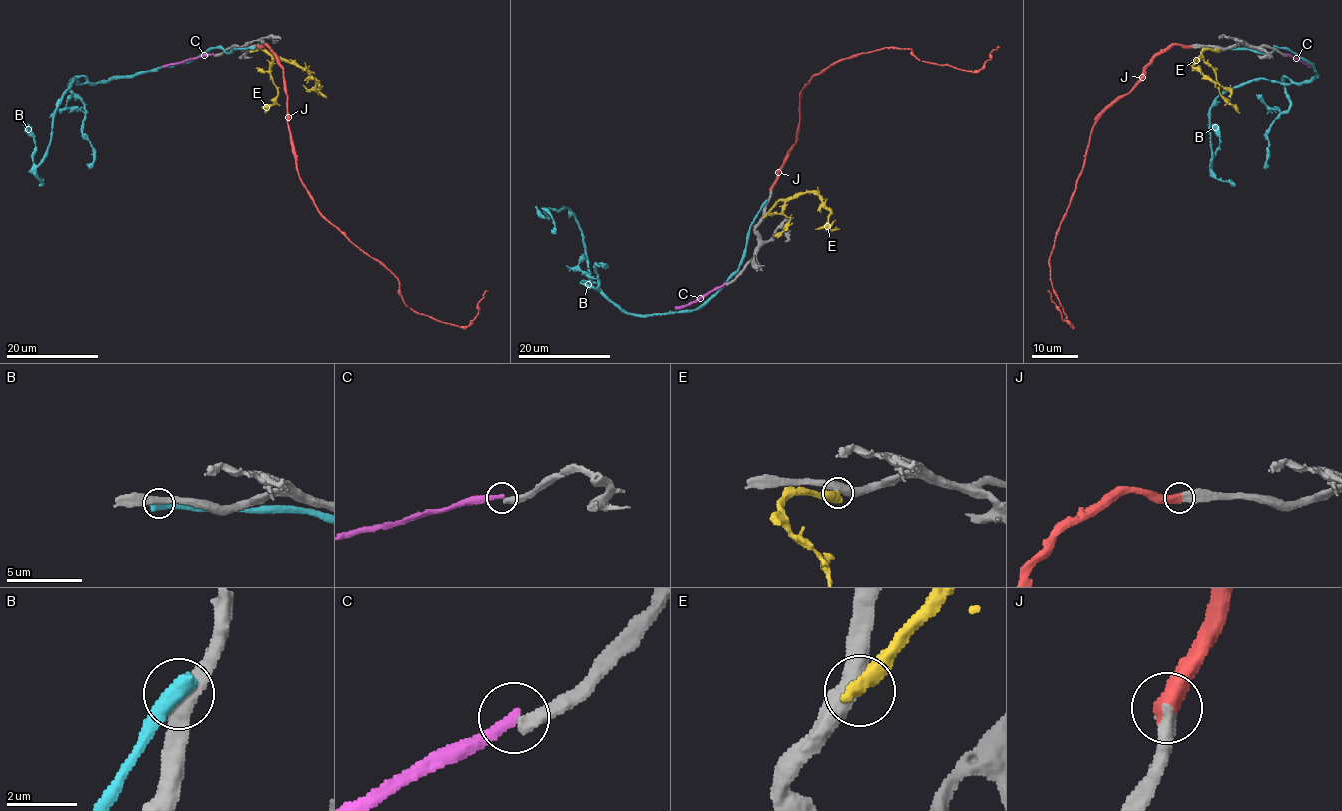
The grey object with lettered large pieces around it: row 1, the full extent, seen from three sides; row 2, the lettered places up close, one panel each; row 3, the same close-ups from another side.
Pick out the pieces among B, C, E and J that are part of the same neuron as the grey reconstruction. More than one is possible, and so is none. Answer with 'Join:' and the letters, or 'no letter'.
Join: J

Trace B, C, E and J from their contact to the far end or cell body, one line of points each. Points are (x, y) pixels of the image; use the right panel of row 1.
B: (1204, 47), (1289, 48), (1316, 71), (1225, 90), (1210, 109), (1211, 165), (1219, 136), (1207, 125)
C: (1285, 54), (1310, 67)
E: (1218, 49), (1204, 49), (1194, 67), (1231, 92), (1230, 98)
J: (1190, 46), (1171, 45), (1156, 56), (1090, 135), (1049, 259), (1055, 295), (1073, 326), (1048, 290)

